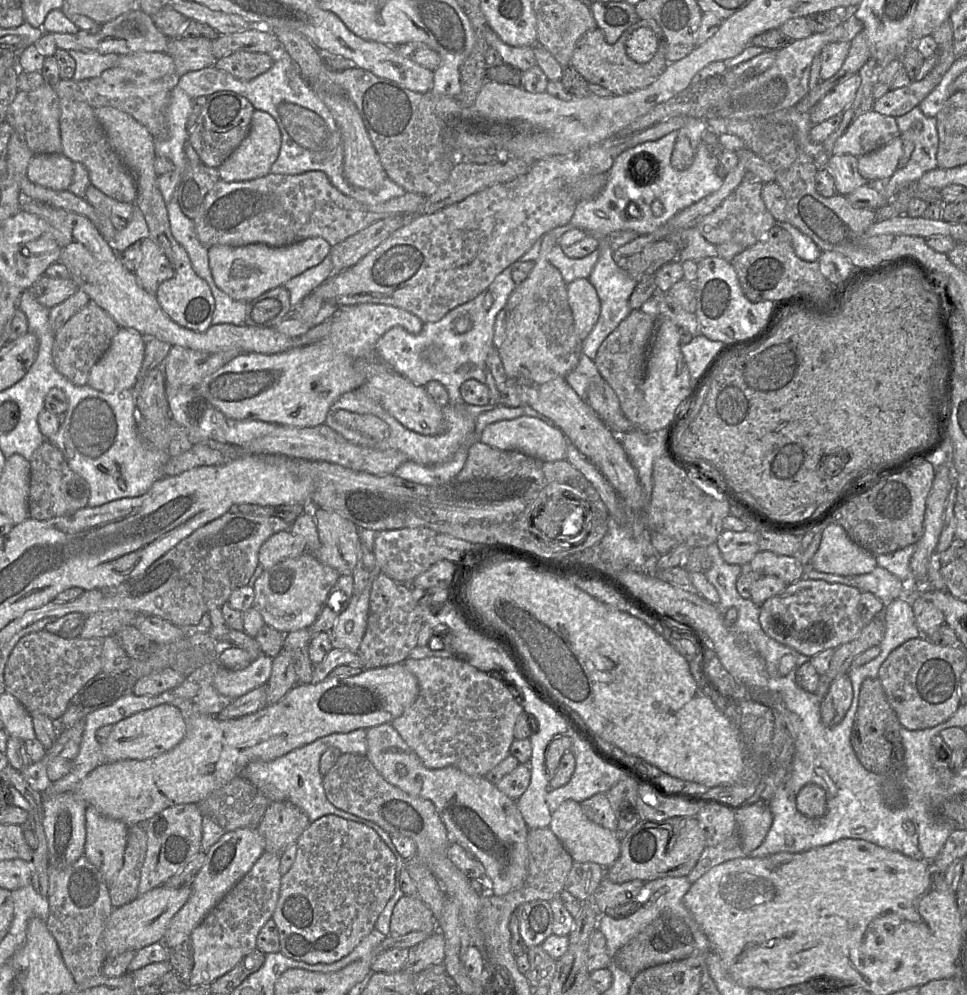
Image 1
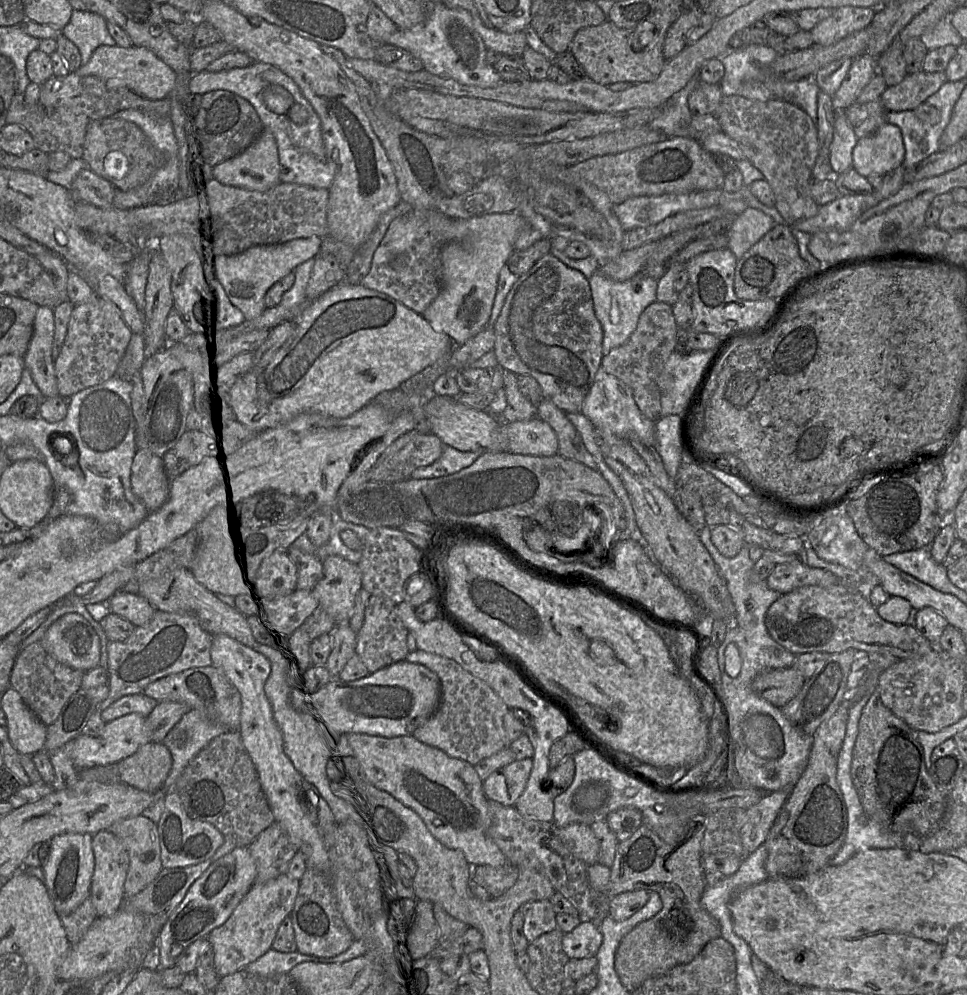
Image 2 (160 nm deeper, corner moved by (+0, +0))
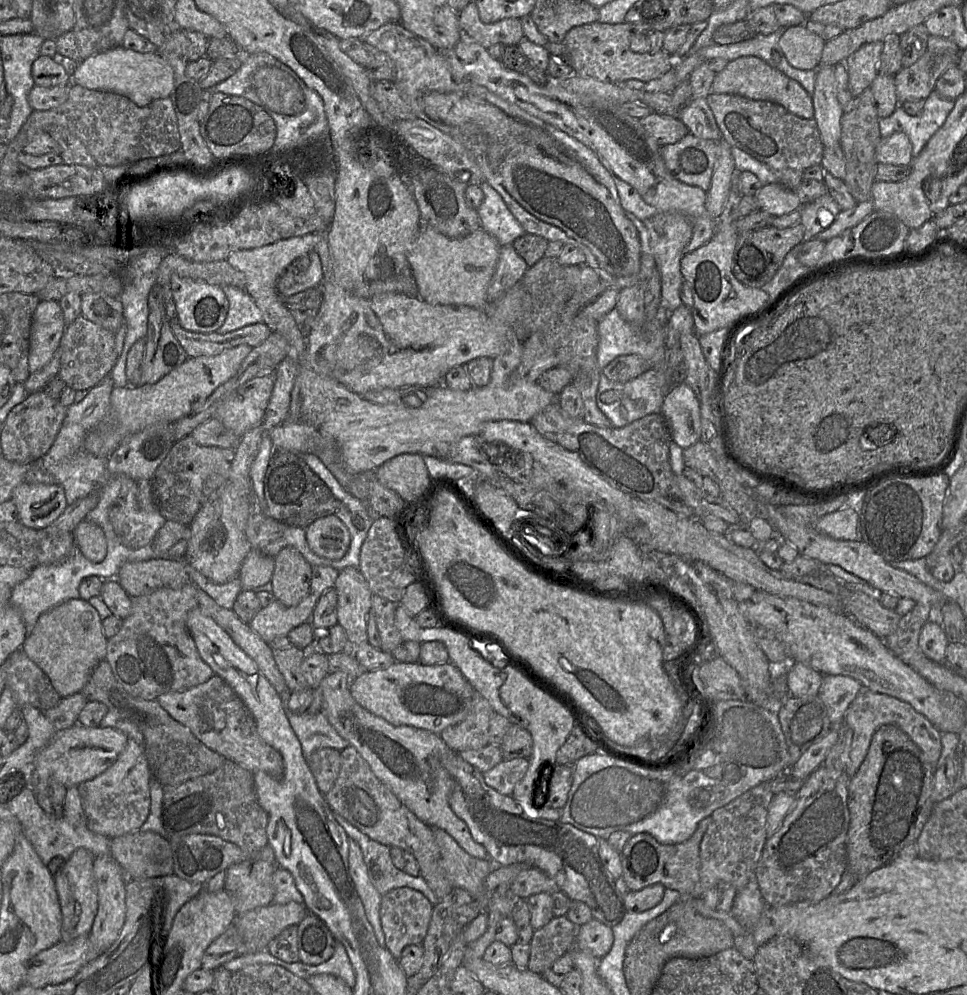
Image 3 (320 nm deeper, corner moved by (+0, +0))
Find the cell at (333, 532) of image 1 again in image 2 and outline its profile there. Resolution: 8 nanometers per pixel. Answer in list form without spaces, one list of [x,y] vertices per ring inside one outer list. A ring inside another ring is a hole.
[[[329,555],[323,561],[323,576],[314,586],[313,593],[337,622],[349,620],[358,592],[362,588],[362,575],[357,564],[342,556]]]

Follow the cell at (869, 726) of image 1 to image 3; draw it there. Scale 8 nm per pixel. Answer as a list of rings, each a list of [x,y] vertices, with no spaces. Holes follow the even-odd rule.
[[[886,724],[875,731],[864,761],[848,782],[847,870],[854,874],[856,882],[887,865],[899,856],[902,848],[916,842],[935,805],[932,800],[934,770],[922,750],[897,726]]]

